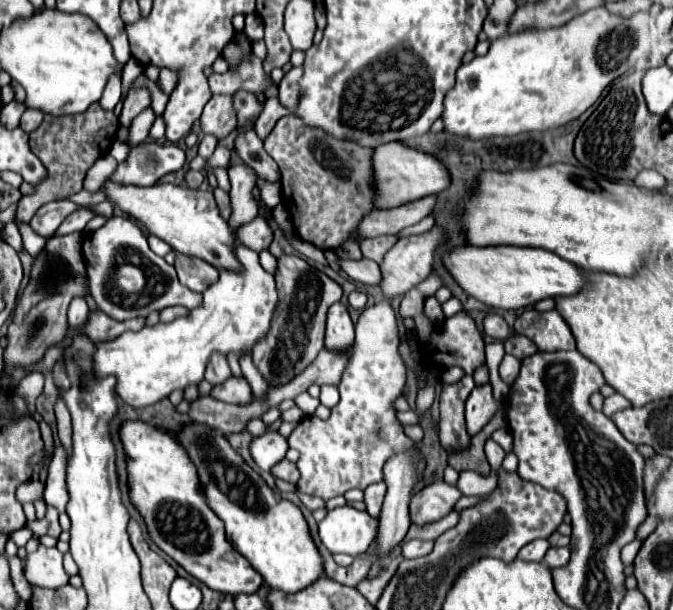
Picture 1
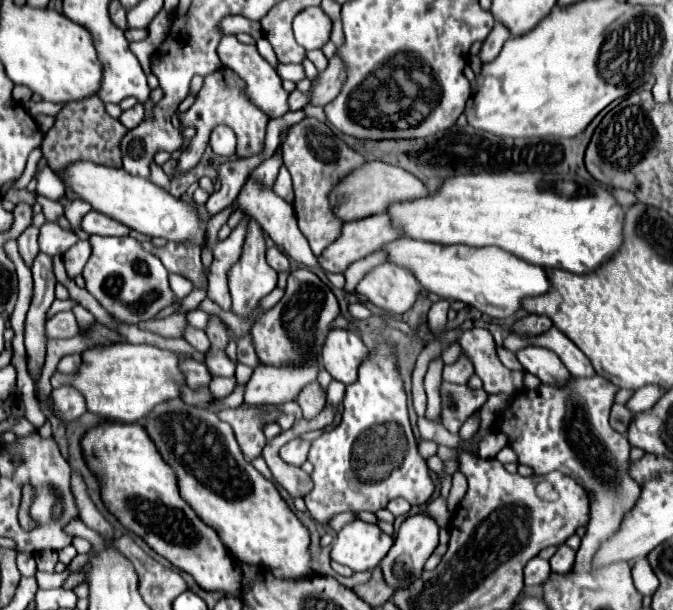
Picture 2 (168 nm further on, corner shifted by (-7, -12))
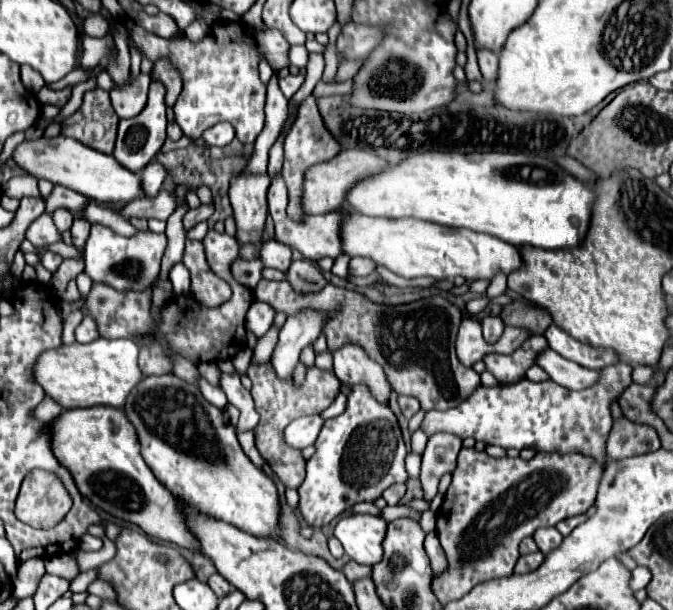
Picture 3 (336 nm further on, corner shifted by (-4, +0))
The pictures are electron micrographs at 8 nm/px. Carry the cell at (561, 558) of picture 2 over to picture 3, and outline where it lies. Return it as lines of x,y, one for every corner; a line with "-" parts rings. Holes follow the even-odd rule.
541,528
537,534
533,534
533,540
543,554
549,554
553,548
561,544
563,536
557,532
557,528

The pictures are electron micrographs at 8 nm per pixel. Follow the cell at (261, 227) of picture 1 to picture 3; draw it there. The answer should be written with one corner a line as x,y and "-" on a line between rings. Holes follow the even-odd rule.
269,240
261,246
261,262
267,268
287,272
289,264
291,264
291,248
285,248
283,244
279,244
275,240

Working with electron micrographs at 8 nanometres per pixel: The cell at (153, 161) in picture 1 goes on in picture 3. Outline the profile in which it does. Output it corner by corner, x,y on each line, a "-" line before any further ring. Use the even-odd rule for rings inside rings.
217,18
211,24
209,34
199,42
191,42
185,36
167,40
133,22
131,40
151,62
165,58
177,68
183,90
173,106
173,112
181,130
187,130
187,138
199,138
203,130
227,120
233,124
239,142
253,144
265,122
263,108
267,90
259,80
259,62
267,60
273,70
289,68
289,42
285,36
273,28
251,28
243,20
231,22

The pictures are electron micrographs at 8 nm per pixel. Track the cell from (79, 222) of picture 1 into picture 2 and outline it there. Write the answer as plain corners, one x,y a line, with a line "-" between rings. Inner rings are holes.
46,222
40,228
38,242
40,242
40,252
44,252
48,256
54,256
54,254
62,256
62,252
66,252
70,246
74,246
78,242
78,236
70,230
60,228
54,222

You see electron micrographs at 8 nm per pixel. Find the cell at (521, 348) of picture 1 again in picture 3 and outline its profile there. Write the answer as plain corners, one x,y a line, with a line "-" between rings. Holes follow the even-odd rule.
487,316
487,318
481,320
481,328
483,328
485,342
495,344
501,338
501,334
503,334
505,324
503,324
503,320
499,316

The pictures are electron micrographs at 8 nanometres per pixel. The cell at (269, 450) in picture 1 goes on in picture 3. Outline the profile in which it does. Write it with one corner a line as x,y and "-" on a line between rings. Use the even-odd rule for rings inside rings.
319,414
315,416
303,416
293,420
287,428
285,428
285,440
287,444
291,444
293,448
305,448
309,444
313,444
323,428
323,418

